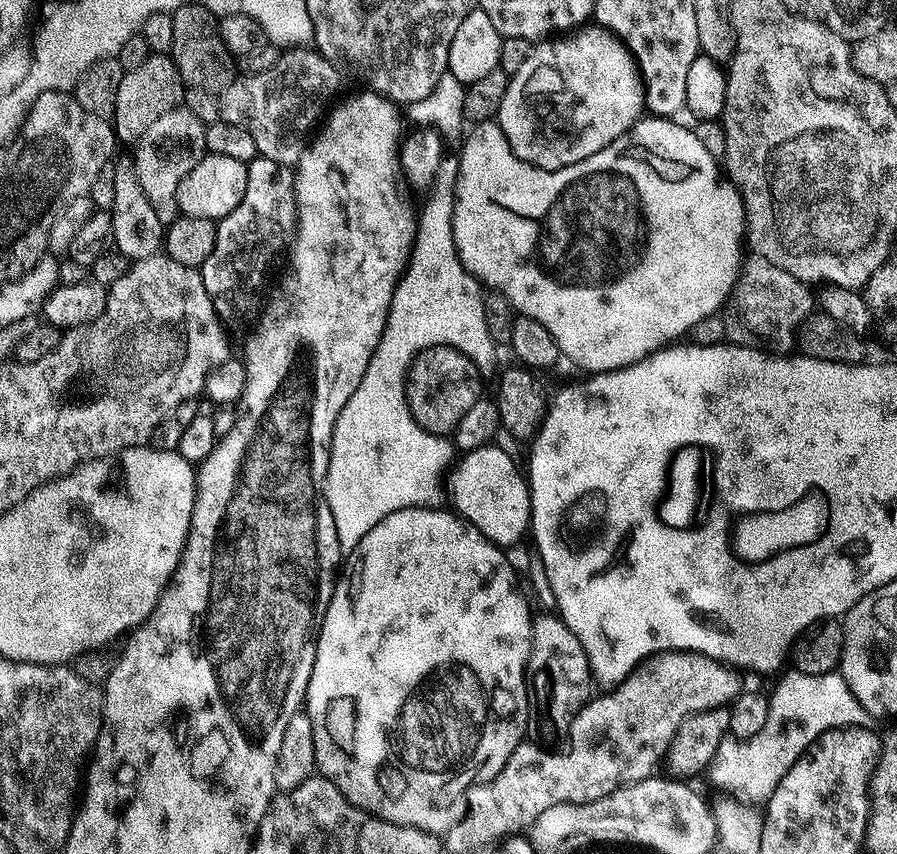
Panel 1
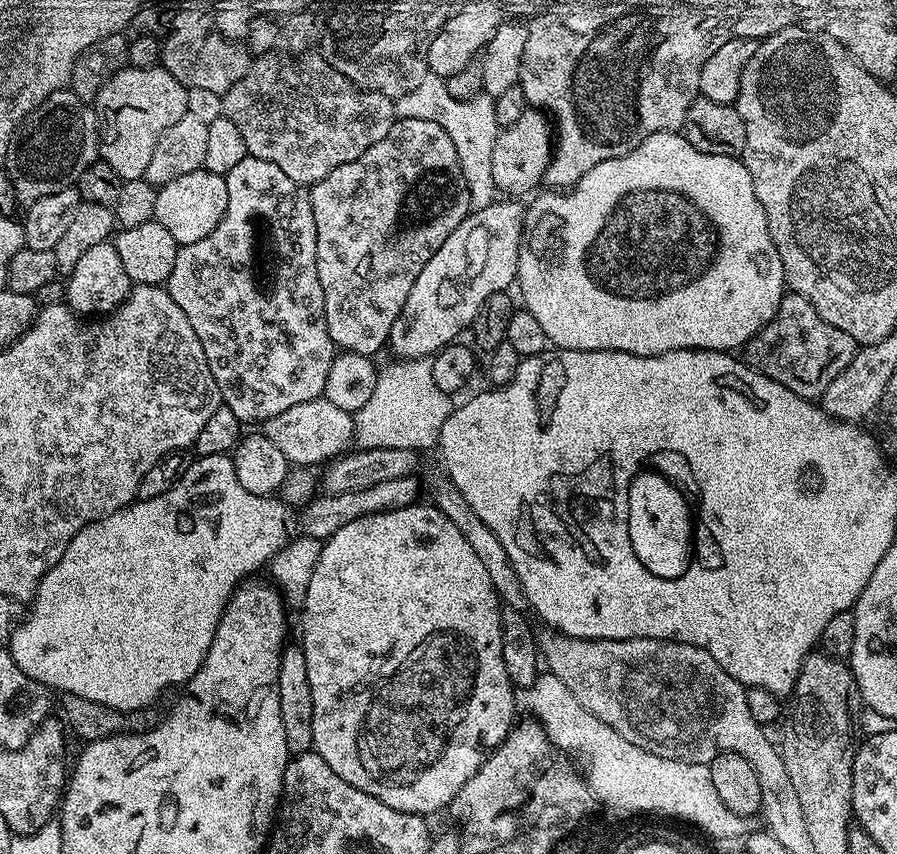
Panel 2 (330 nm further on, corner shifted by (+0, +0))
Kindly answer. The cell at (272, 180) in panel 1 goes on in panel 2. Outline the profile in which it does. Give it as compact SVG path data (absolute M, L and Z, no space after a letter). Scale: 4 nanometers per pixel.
M247 156L234 166L224 177L226 182L226 214L202 242L185 244L177 251L174 258L174 270L170 270L170 278L167 282L168 293L174 302L186 314L190 326L194 326L194 334L198 334L198 342L202 342L202 350L206 354L206 362L210 366L210 374L214 374L214 382L218 382L218 390L223 407L234 410L234 414L242 422L257 420L263 422L269 420L274 414L280 414L282 410L290 410L298 402L310 402L319 400L324 396L326 378L330 374L330 366L334 355L334 345L328 337L328 327L324 317L324 295L322 294L322 282L318 282L318 262L316 261L316 227L314 226L314 210L312 209L311 195L301 185L294 182L294 178L286 178L274 162L266 162L262 158Z

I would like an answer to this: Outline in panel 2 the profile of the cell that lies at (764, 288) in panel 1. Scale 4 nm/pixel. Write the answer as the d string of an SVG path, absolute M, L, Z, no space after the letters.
M793 292L784 296L774 318L770 318L766 327L746 345L746 353L748 352L749 356L747 359L757 372L769 376L771 380L786 386L788 390L792 390L804 399L811 400L823 395L826 386L850 364L857 351L857 342L850 337L850 334L838 330L836 326L831 326L814 310L813 304L808 299Z

